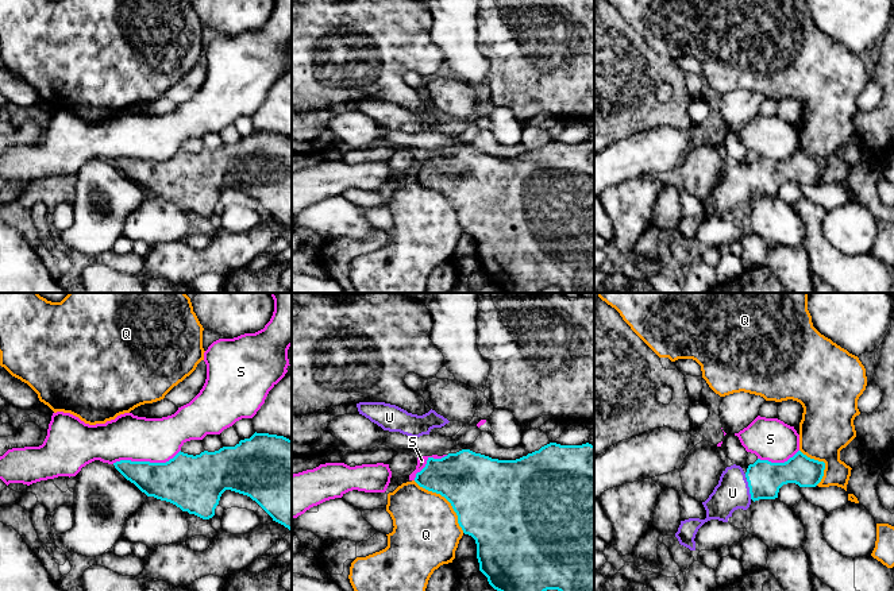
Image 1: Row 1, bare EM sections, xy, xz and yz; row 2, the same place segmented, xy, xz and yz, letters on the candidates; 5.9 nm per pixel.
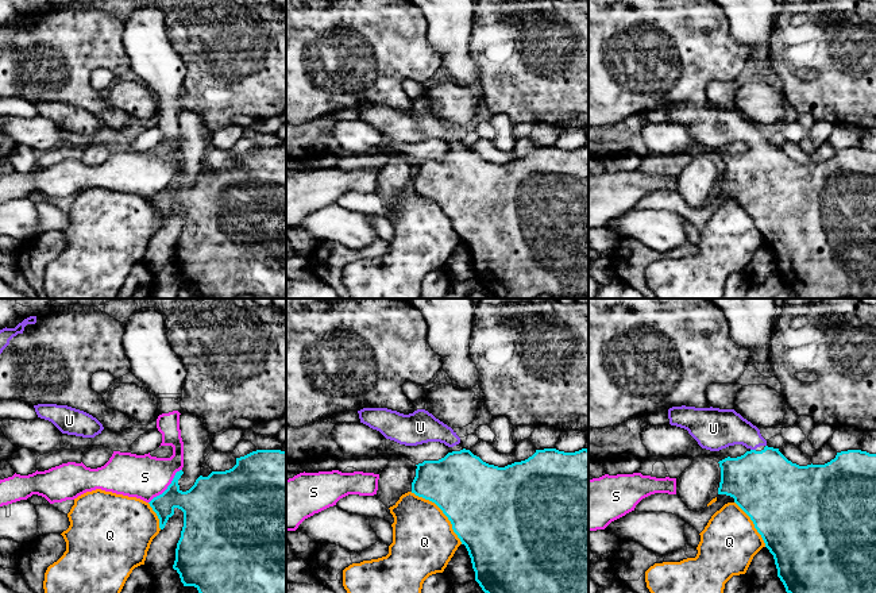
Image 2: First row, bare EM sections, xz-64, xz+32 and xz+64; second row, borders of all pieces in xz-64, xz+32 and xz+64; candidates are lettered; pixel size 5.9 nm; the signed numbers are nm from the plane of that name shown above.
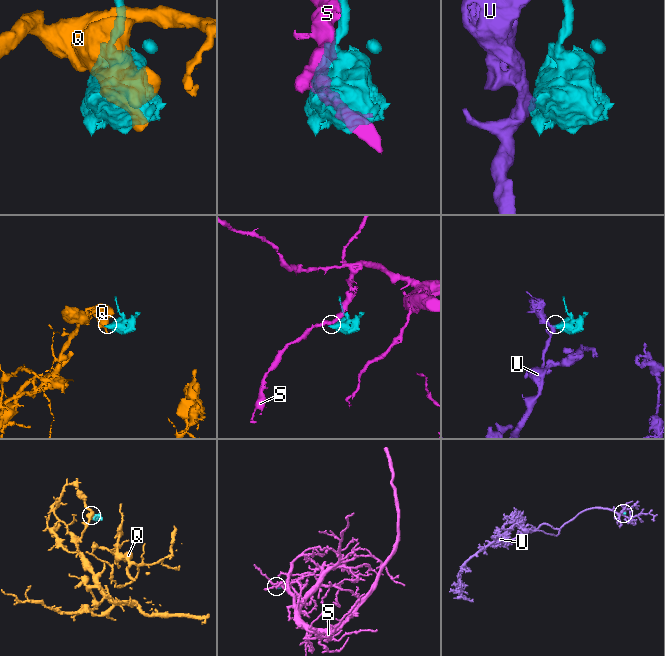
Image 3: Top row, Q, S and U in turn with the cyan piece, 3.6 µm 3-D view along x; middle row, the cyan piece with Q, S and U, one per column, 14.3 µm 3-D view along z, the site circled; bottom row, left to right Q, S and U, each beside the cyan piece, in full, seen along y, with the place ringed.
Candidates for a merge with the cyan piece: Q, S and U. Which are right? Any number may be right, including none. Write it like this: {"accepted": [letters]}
{"accepted": ["U"]}

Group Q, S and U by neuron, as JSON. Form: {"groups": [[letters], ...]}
{"groups": [["Q"], ["S"], ["U"]]}

